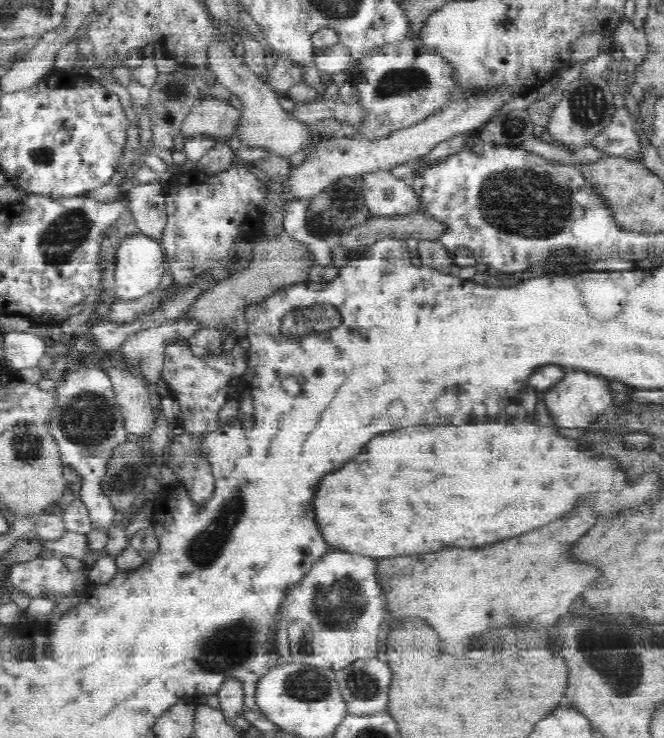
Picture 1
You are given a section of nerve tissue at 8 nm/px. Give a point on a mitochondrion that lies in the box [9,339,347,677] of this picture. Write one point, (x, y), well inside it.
(88, 420)

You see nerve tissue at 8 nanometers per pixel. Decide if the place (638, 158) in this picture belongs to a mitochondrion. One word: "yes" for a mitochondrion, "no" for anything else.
no

